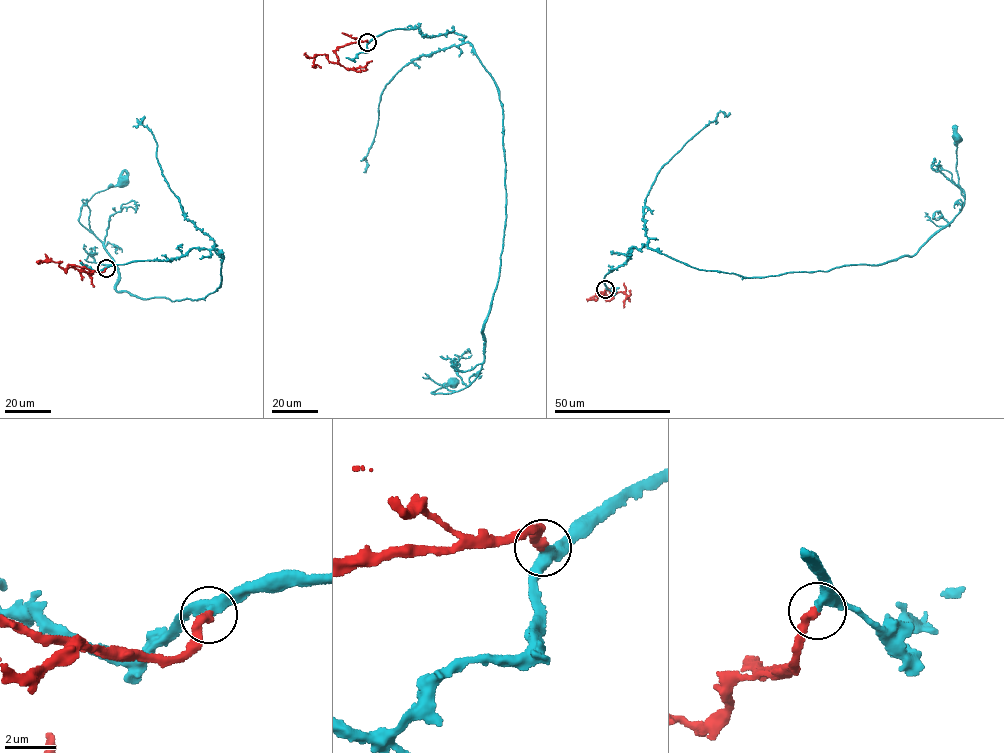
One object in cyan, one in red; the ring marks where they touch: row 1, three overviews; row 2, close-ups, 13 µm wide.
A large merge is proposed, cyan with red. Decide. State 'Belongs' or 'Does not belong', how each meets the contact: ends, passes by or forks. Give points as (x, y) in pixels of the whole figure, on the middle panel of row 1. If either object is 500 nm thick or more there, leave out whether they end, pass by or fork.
Belongs. At the ring cyan passes by. At the ring red ends

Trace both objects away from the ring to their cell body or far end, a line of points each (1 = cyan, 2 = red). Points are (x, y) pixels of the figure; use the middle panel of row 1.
1: (367, 42), (396, 29), (463, 35), (496, 85), (500, 270), (476, 378), (431, 393), (453, 384)
2: (367, 42), (341, 46), (335, 51), (337, 62), (318, 54), (314, 63), (321, 68)

